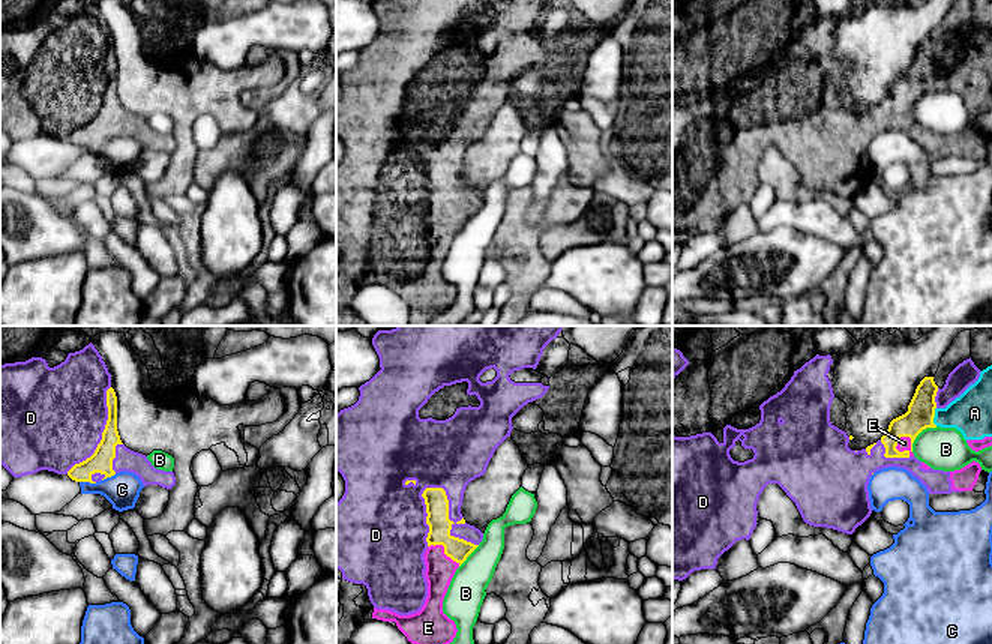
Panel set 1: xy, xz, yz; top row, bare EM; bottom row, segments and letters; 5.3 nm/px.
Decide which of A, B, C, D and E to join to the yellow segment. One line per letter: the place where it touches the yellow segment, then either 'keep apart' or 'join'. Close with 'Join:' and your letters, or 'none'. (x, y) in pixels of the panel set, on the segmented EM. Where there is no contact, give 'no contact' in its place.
A: yz (934, 416) | join
B: yz (919, 433) | keep apart
C: xy (89, 481) | keep apart
D: xz (447, 517) | join
E: yz (911, 443) | join
Join: A, D, E

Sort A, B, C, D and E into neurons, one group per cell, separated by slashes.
A D E / B / C

